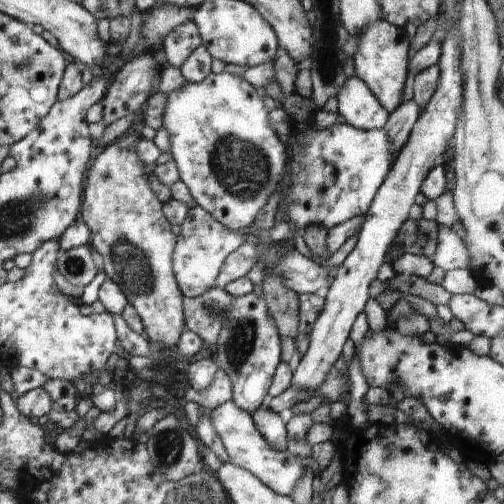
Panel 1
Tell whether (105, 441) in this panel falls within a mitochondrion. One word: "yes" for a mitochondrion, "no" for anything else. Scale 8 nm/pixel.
no

